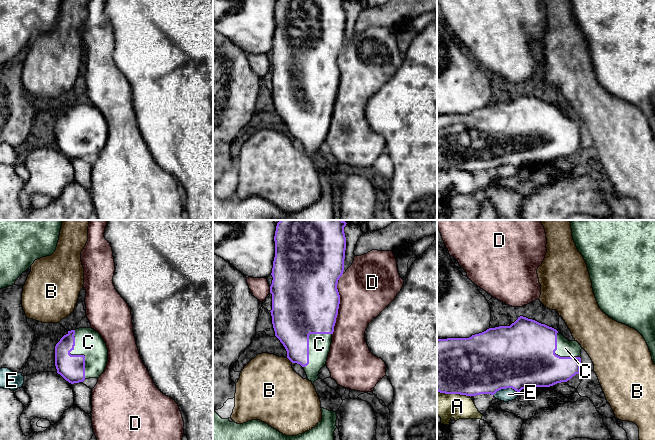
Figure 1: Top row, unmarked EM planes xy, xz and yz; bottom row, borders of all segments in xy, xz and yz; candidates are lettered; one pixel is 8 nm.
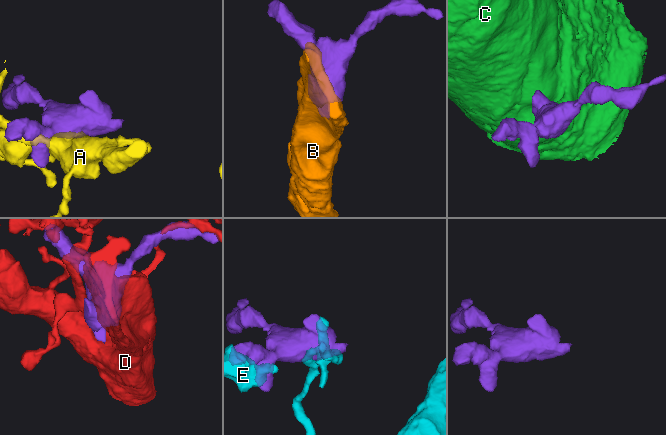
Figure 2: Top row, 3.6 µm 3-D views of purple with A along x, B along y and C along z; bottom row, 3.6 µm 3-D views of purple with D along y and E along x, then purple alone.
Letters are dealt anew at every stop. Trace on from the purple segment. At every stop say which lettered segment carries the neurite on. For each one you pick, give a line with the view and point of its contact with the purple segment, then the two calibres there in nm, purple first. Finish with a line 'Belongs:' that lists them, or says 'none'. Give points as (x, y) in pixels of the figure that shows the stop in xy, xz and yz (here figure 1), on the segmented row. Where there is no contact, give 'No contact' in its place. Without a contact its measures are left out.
C: Touches purple at xy (77, 355). Thickness 200 nm (purple) against 220 nm
Belongs: C

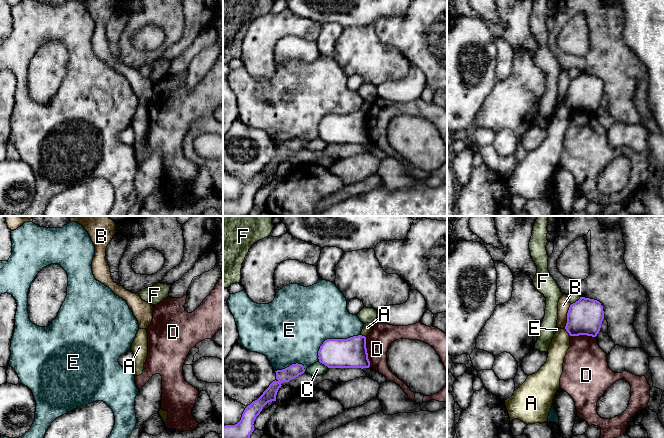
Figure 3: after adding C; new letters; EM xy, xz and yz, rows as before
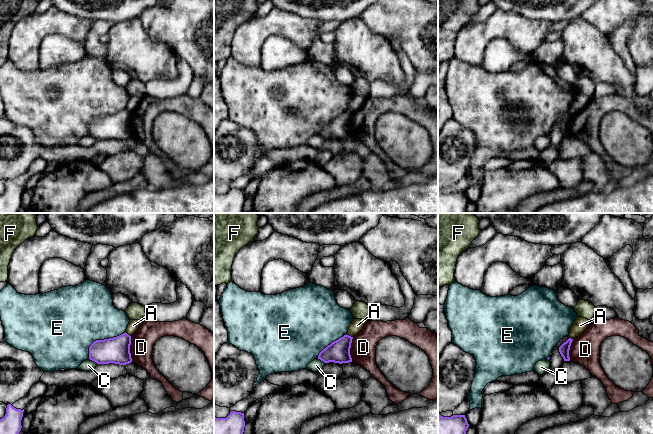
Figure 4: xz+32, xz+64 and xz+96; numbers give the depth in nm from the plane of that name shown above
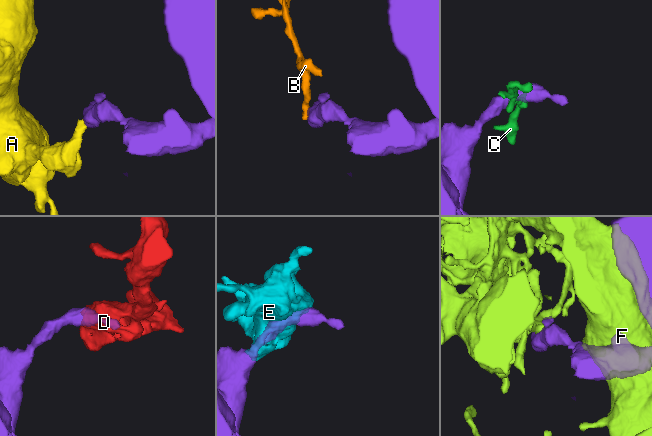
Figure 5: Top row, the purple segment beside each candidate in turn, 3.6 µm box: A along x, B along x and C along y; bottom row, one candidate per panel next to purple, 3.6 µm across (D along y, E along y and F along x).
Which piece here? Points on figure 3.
Belongs: none

